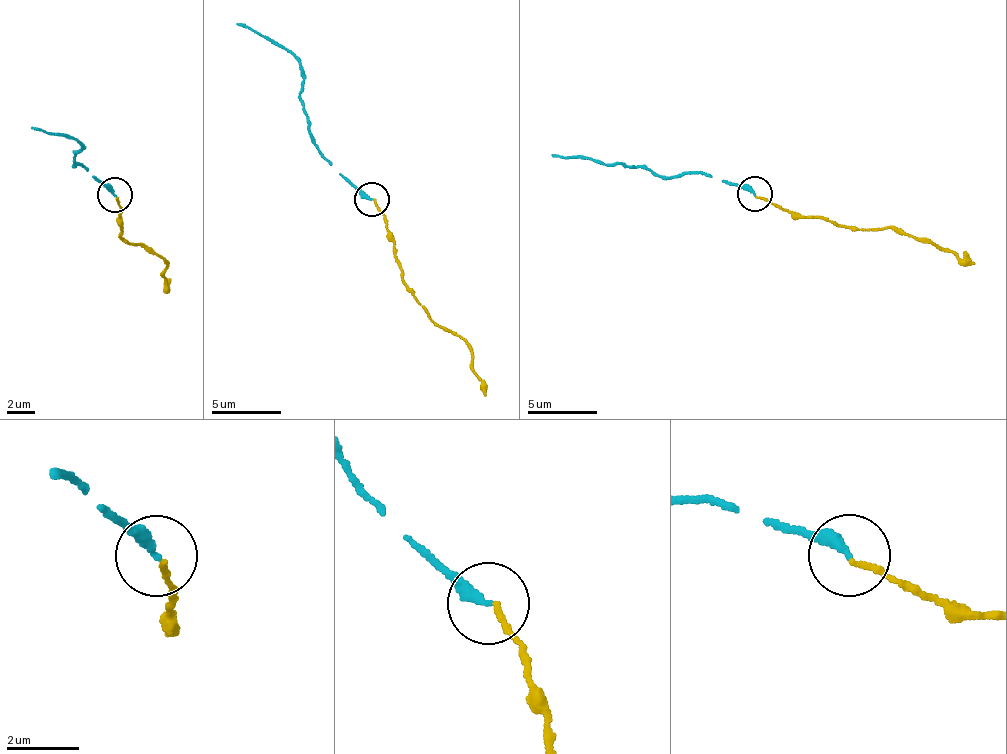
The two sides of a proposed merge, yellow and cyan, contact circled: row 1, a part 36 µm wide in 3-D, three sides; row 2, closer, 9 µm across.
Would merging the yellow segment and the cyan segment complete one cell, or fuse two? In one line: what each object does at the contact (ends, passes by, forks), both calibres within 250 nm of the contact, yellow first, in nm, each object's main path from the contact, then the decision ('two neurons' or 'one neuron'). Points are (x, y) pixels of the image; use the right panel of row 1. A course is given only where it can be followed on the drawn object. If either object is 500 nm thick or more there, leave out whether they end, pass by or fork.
yellow ends | cyan ends | 150/320 nm | yellow via (754, 196), (805, 217), (855, 227), (897, 228), (973, 264) | cyan via (754, 193), (699, 172), (672, 176), (647, 169), (603, 165), (585, 156), (551, 153) | one neuron

